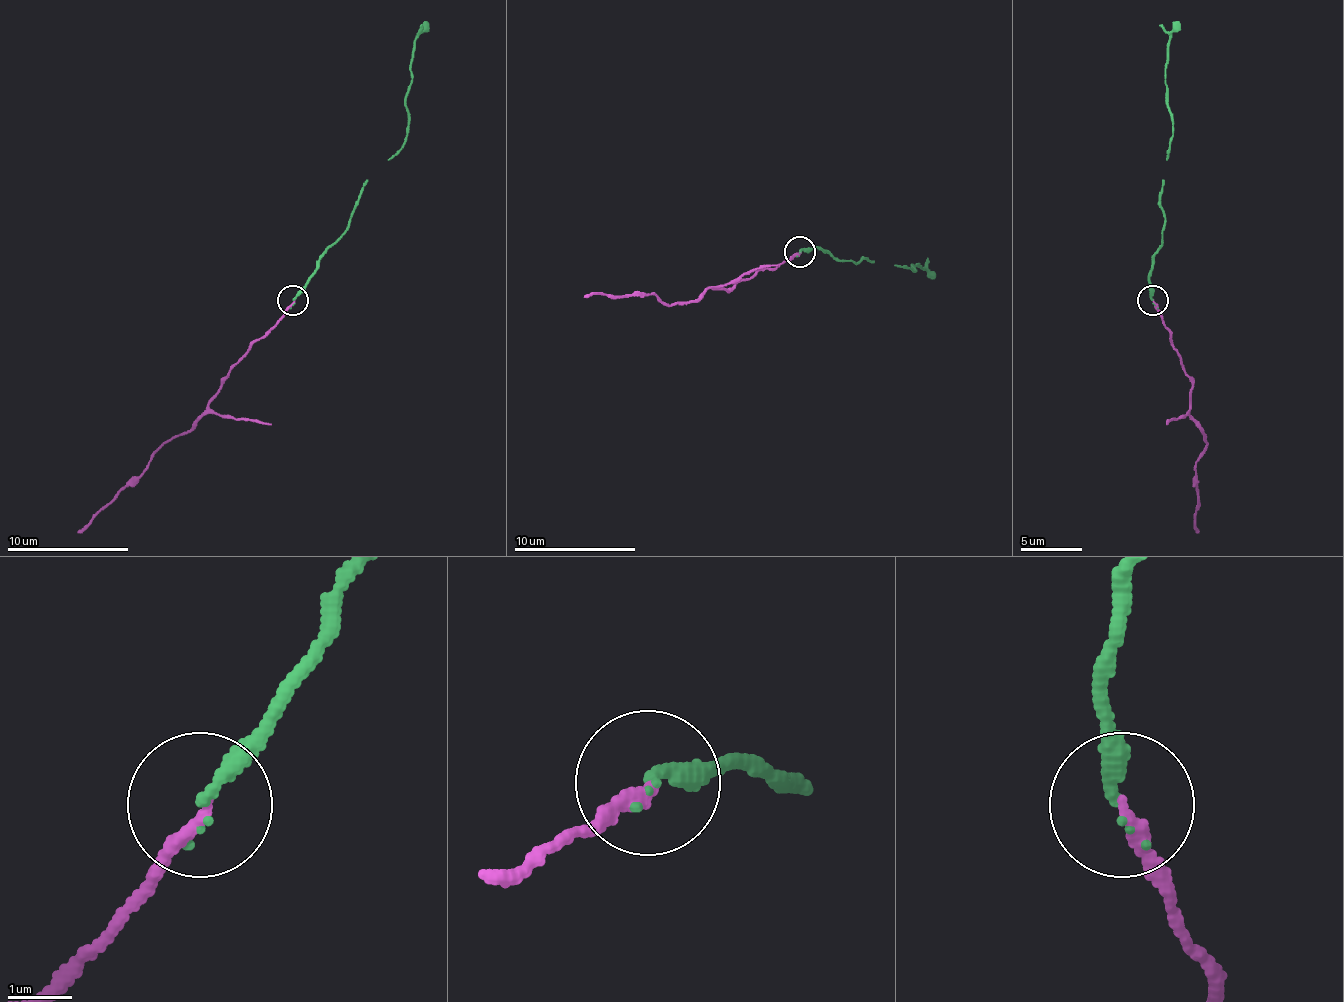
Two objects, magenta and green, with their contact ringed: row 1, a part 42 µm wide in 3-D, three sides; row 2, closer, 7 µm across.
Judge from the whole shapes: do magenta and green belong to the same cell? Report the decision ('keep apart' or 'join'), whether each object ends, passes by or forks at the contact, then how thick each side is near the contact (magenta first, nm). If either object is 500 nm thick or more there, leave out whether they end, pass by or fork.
join; magenta ends there; green ends there; 220 nm thick on the magenta side, 240 nm on the other

